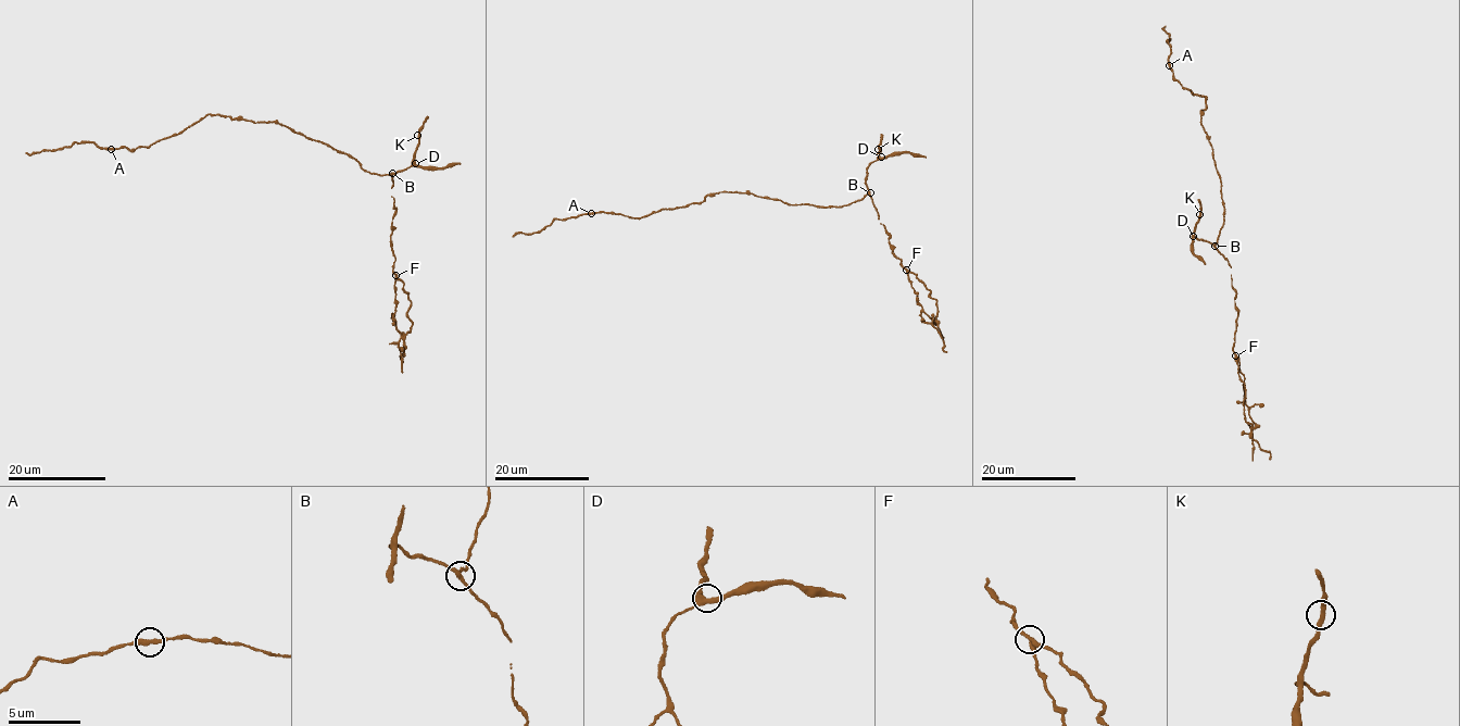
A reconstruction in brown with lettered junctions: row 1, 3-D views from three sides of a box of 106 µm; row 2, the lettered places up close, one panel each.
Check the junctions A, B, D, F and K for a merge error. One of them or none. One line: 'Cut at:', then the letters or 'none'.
Cut at: F

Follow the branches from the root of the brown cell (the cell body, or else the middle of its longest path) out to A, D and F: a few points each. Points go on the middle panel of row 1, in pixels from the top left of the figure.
A: (812, 204), (722, 191), (640, 217), (591, 214)
D: (812, 204), (840, 208), (863, 199), (867, 191), (866, 171), (870, 162), (881, 157)
F: (812, 204), (840, 208), (868, 195), (880, 224), (891, 237), (889, 238), (893, 254), (906, 270)

